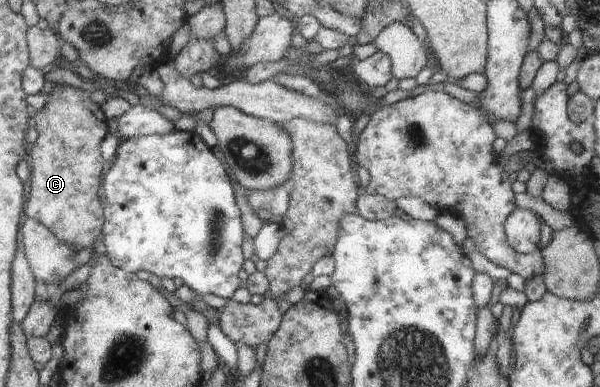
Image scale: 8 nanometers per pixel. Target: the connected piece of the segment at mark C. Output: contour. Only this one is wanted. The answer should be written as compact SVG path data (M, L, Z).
M56 83L45 105L35 113L38 138L34 144L28 146L27 151L28 159L31 157L31 169L23 215L42 223L72 250L93 247L97 235L102 233L104 224L102 203L98 200L97 191L102 185L101 173L107 166L99 146L108 133L108 124L101 106L94 103L89 96L89 91L83 88Z

